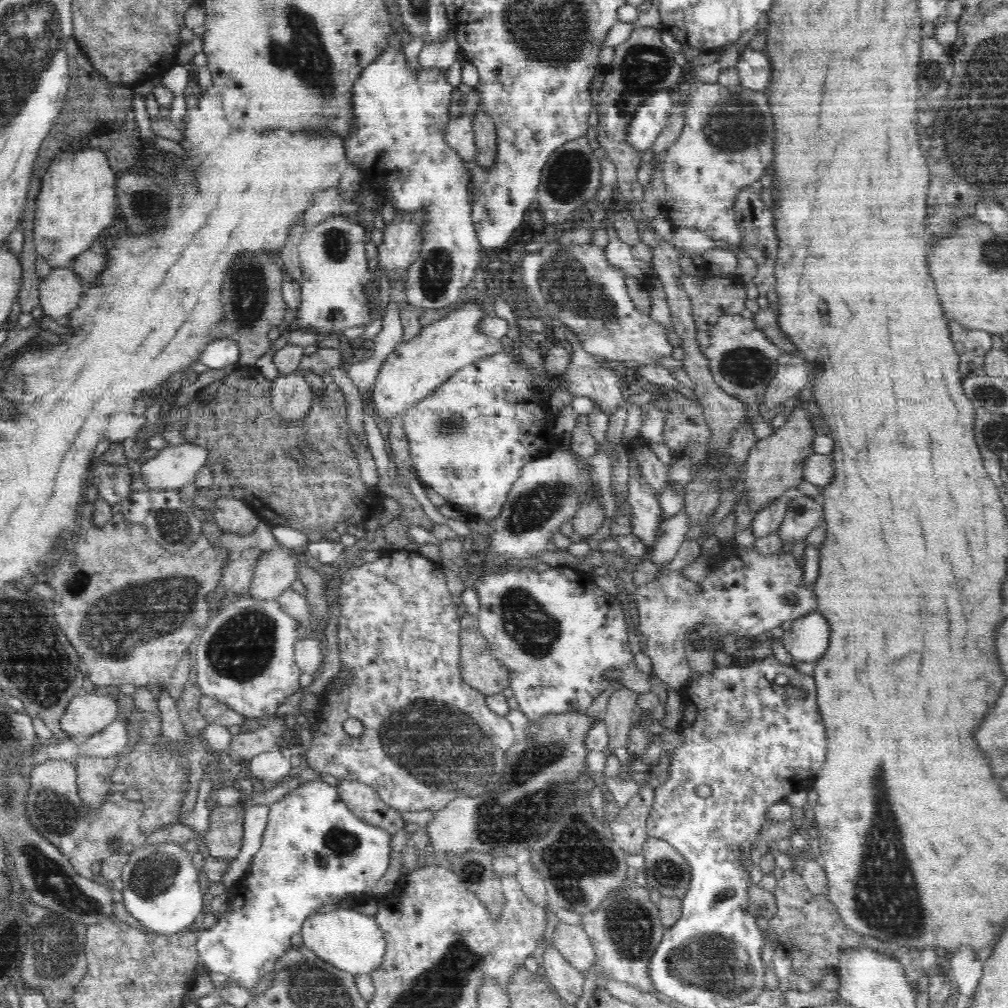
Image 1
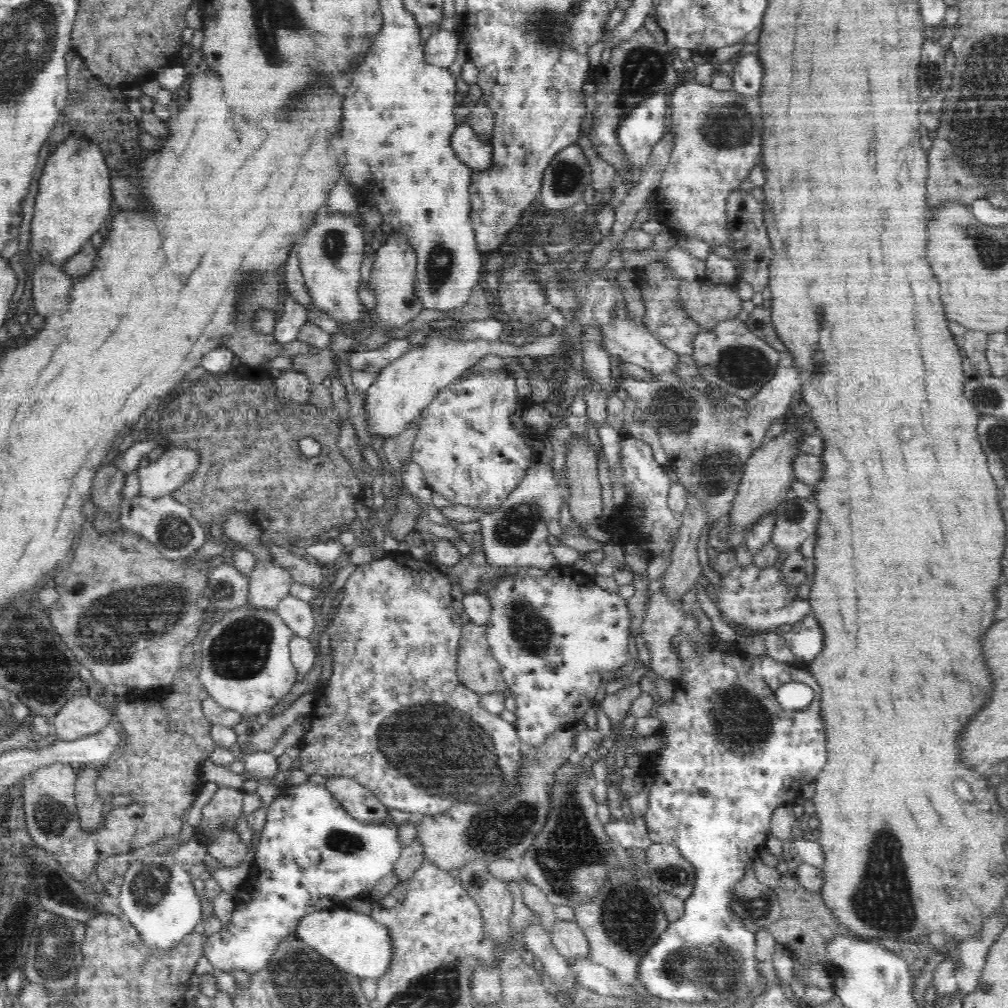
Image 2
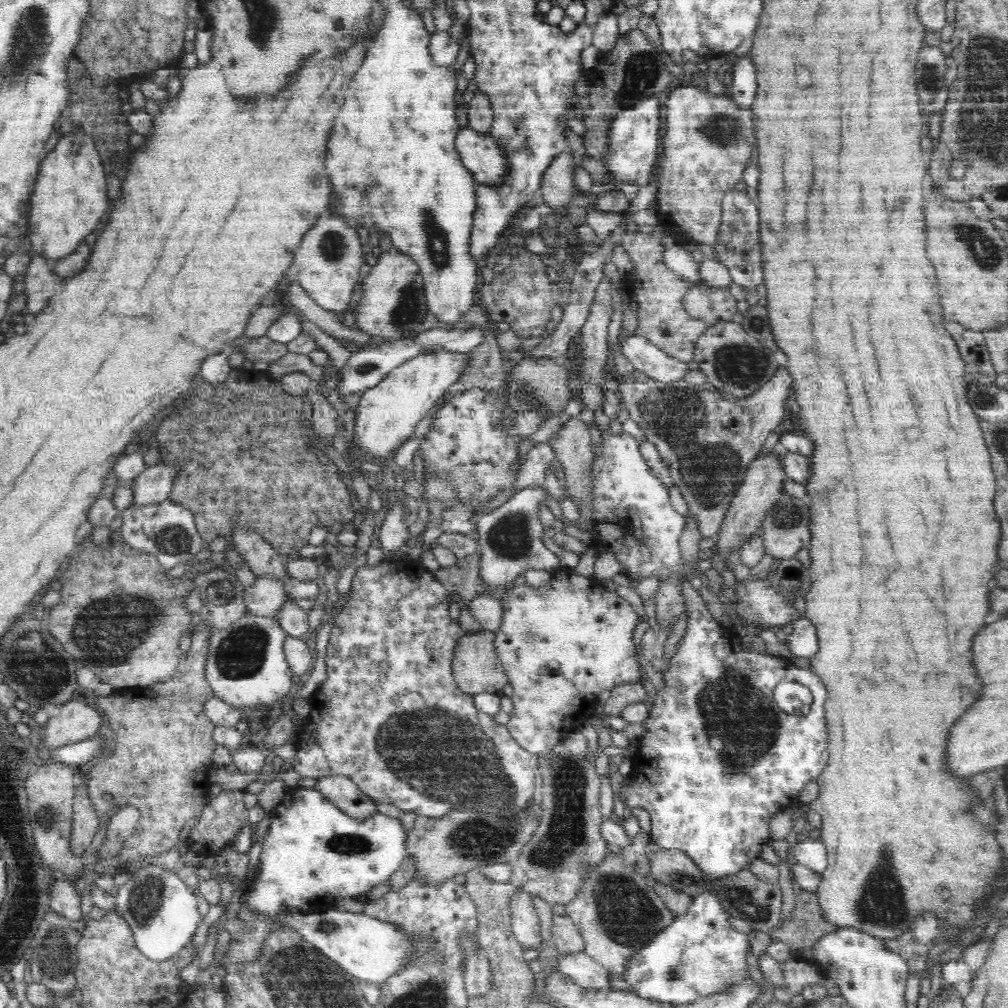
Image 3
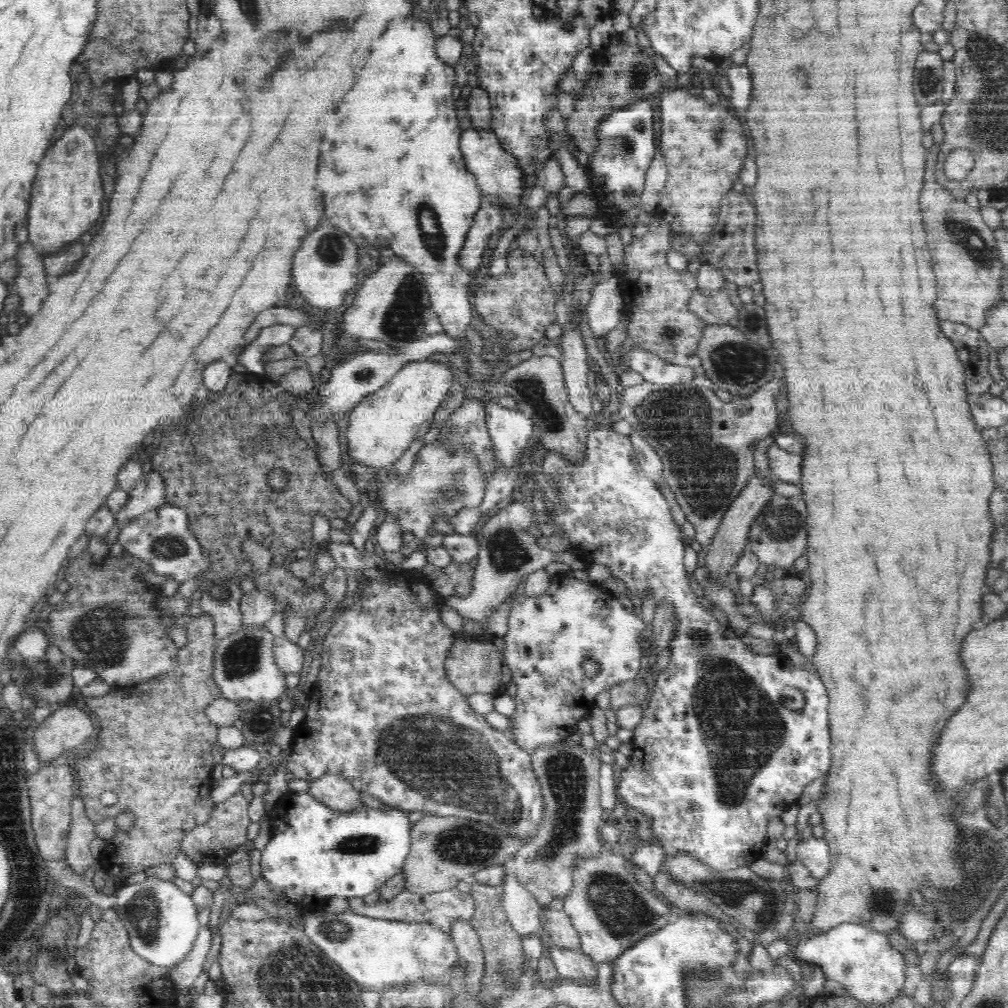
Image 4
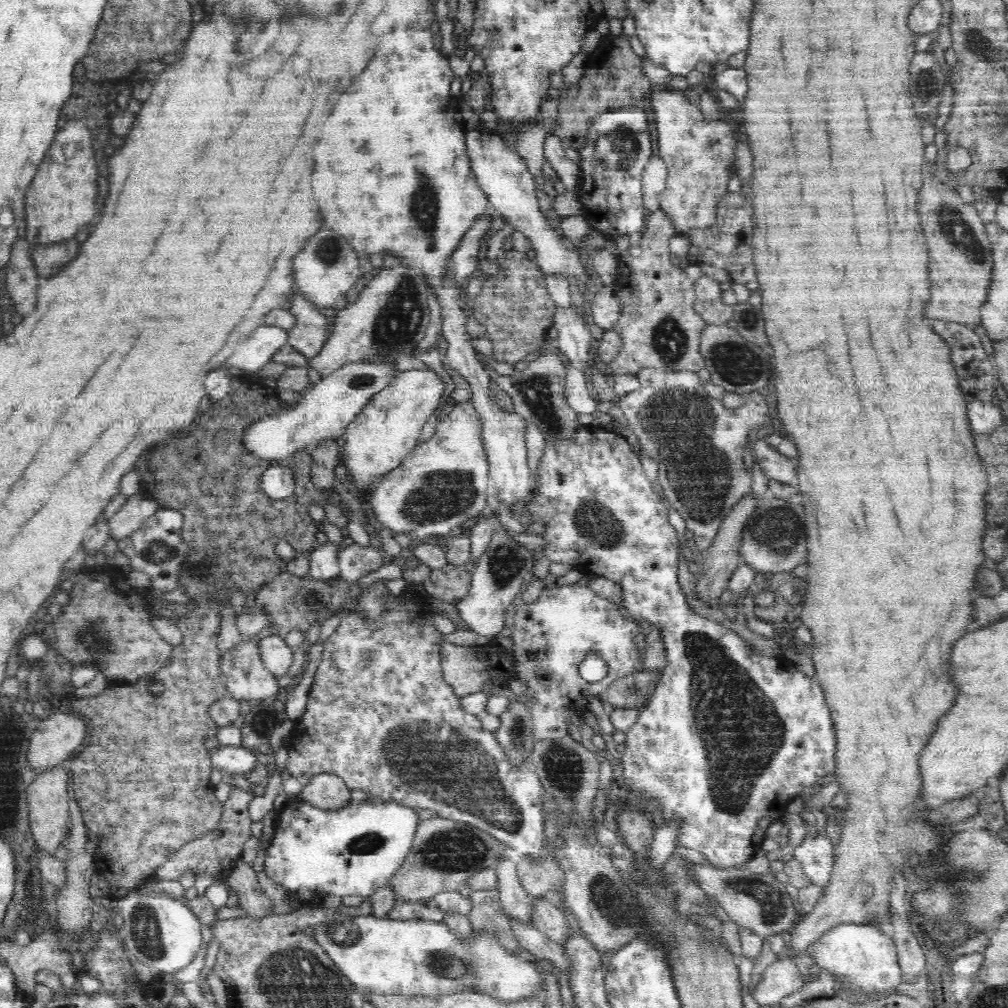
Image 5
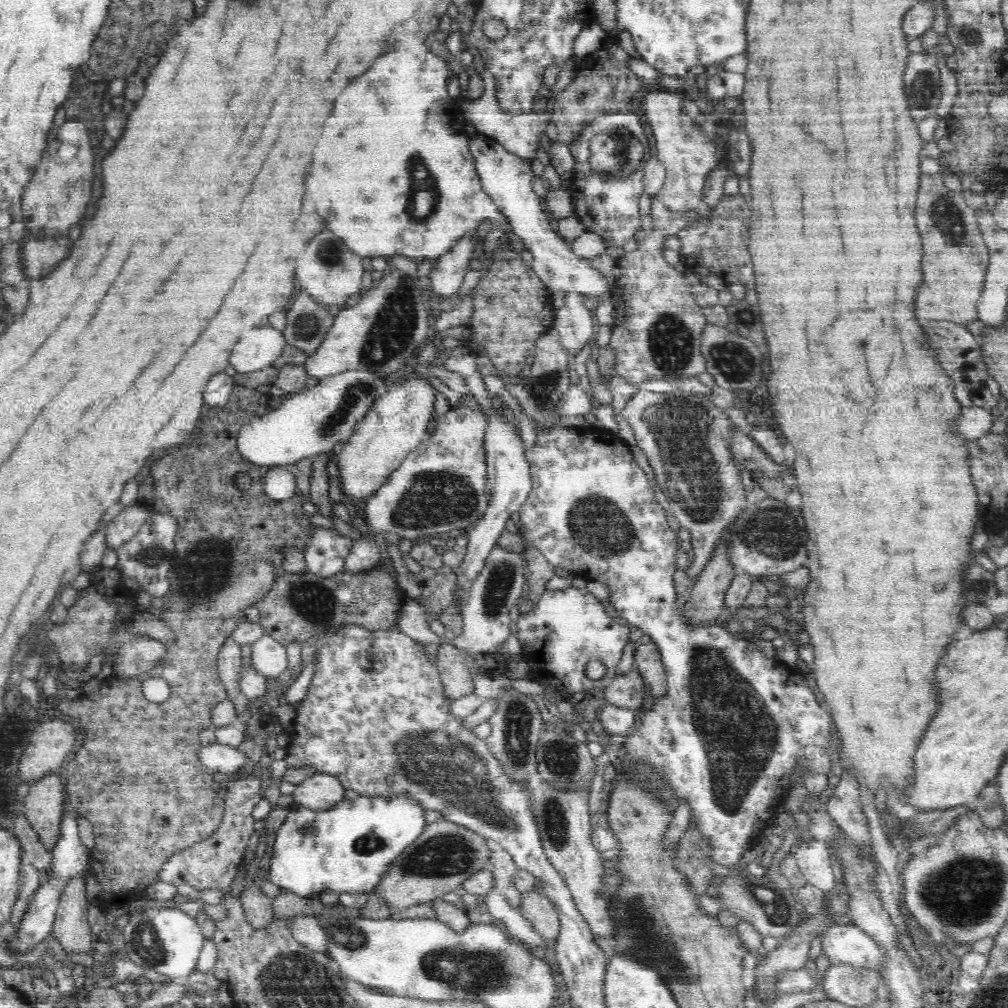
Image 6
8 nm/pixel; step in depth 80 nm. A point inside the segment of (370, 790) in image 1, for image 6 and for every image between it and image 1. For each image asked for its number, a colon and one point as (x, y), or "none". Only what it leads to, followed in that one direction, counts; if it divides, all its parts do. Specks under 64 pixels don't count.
2: (360, 802)
3: (342, 791)
4: (334, 791)
5: (327, 791)
6: (321, 791)

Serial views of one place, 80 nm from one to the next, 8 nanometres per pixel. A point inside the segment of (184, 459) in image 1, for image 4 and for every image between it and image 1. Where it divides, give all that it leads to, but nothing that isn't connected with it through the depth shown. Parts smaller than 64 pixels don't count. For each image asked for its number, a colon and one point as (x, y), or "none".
2: (168, 472)
3: (153, 485)
4: (148, 494)

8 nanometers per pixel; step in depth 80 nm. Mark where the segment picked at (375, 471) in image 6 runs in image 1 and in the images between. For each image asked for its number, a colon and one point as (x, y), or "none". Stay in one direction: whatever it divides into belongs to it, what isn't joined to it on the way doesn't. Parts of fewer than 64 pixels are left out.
1: (417, 368)
2: (408, 384)
3: (387, 414)
4: (382, 427)
5: (382, 436)

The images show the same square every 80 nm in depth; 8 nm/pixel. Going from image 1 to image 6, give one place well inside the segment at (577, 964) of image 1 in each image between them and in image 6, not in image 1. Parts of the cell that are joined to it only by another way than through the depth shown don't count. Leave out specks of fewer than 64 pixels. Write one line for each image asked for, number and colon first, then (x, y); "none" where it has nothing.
2: (569, 939)
3: (566, 937)
4: (559, 926)
5: (547, 918)
6: (541, 913)

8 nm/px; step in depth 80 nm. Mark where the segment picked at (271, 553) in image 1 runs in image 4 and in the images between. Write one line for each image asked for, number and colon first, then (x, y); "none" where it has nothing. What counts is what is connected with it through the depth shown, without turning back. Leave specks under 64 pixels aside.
2: (268, 583)
3: (265, 597)
4: (257, 607)

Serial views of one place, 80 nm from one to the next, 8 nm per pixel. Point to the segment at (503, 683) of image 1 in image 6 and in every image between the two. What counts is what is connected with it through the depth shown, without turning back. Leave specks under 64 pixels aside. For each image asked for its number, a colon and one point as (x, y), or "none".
2: (477, 669)
3: (476, 668)
4: (473, 666)
5: (467, 669)
6: (456, 667)

